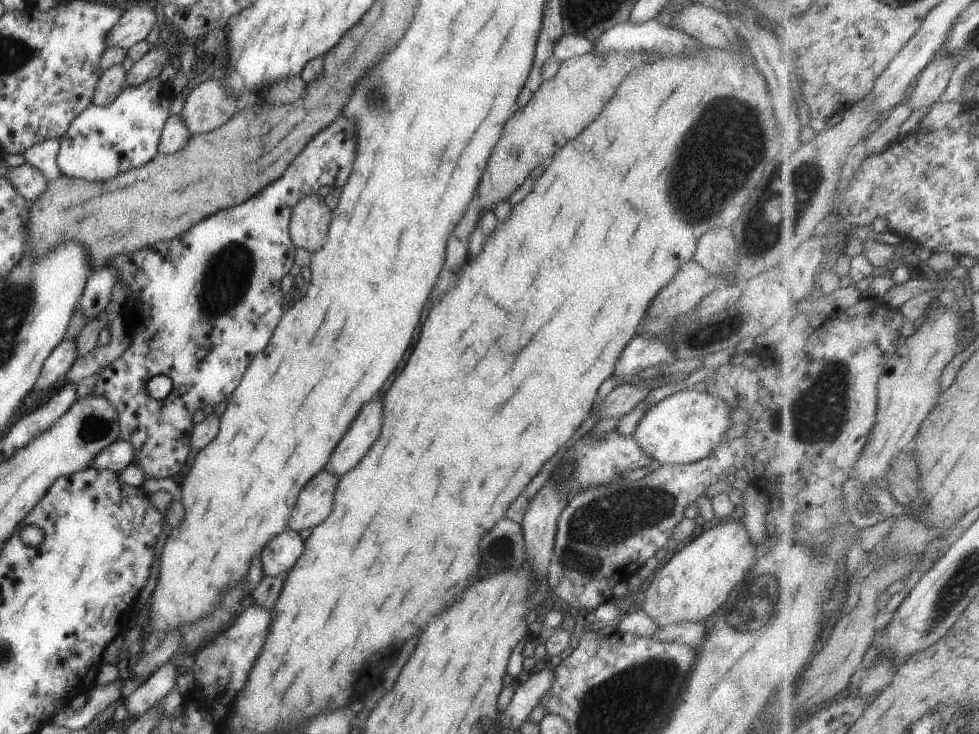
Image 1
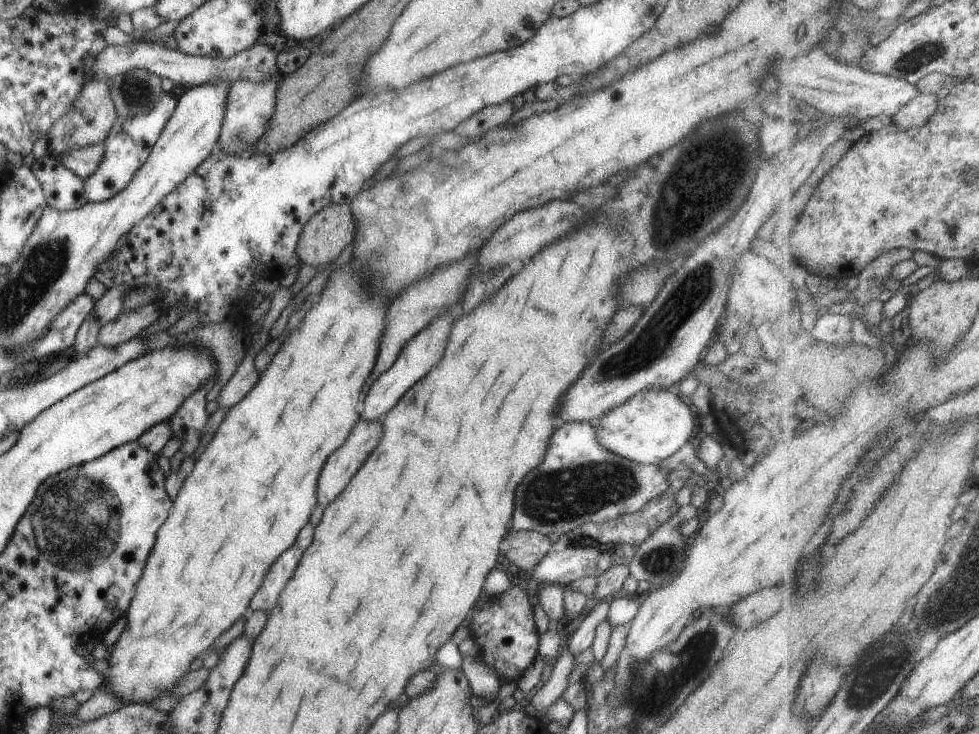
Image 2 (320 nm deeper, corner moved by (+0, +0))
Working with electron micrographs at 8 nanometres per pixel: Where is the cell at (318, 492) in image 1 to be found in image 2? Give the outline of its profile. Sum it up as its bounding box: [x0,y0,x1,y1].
[317,419,381,506]

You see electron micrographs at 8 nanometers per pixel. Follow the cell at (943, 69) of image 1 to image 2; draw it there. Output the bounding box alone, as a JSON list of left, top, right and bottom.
[891,93,939,130]

